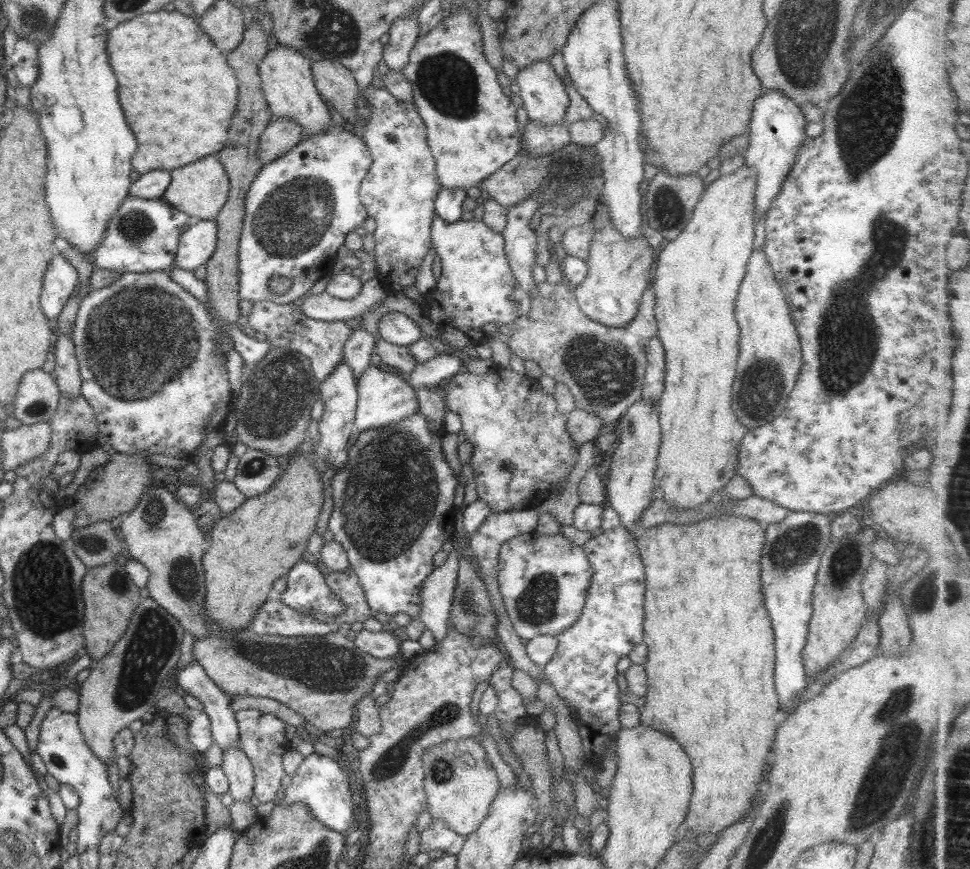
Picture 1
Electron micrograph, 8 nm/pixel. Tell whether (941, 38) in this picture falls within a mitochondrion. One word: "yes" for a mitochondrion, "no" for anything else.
no

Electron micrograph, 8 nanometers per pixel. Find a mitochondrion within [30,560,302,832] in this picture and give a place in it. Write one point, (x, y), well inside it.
(148, 652)

